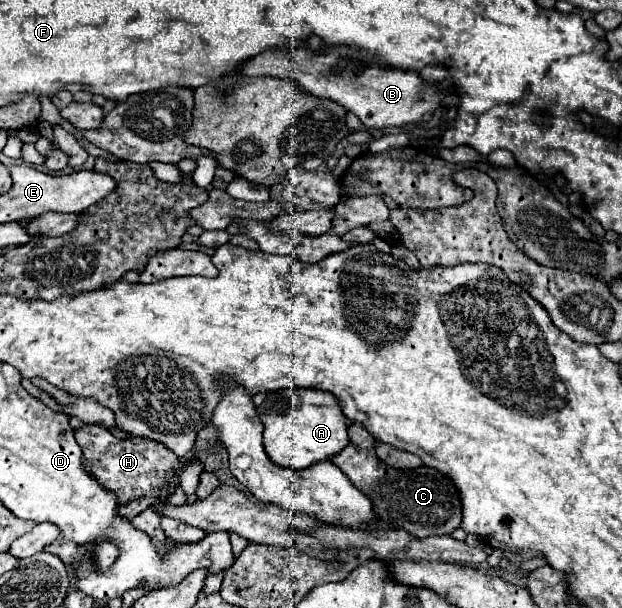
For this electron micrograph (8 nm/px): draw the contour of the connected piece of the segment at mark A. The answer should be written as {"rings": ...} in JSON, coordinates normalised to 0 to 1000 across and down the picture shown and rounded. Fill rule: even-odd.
{"rings":[[[465,638],[432,645],[426,651],[423,668],[416,668],[413,681],[426,704],[423,707],[426,743],[449,766],[461,766],[471,773],[503,766],[516,757],[529,757],[535,747],[548,743],[561,727],[558,724],[561,691],[548,681],[542,658],[516,641]]]}

